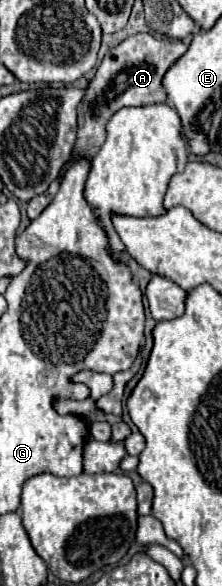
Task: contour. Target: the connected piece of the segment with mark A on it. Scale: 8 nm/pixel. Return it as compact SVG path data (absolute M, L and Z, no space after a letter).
M137 33L133 37L127 37L123 43L119 43L117 47L107 51L107 55L103 57L95 77L89 81L87 89L85 89L85 95L79 103L77 143L75 143L75 149L71 153L71 159L63 165L63 171L49 185L47 193L41 193L41 195L37 195L29 201L29 207L27 207L29 219L35 219L53 201L55 193L59 191L61 179L67 173L67 169L73 165L73 161L77 161L77 159L91 161L97 155L99 147L105 141L105 125L113 117L113 113L117 113L123 107L131 107L131 105L151 105L151 103L165 103L167 101L167 91L163 87L163 77L169 71L169 67L179 57L185 55L185 51L187 51L187 45L183 41L155 39L149 33Z

